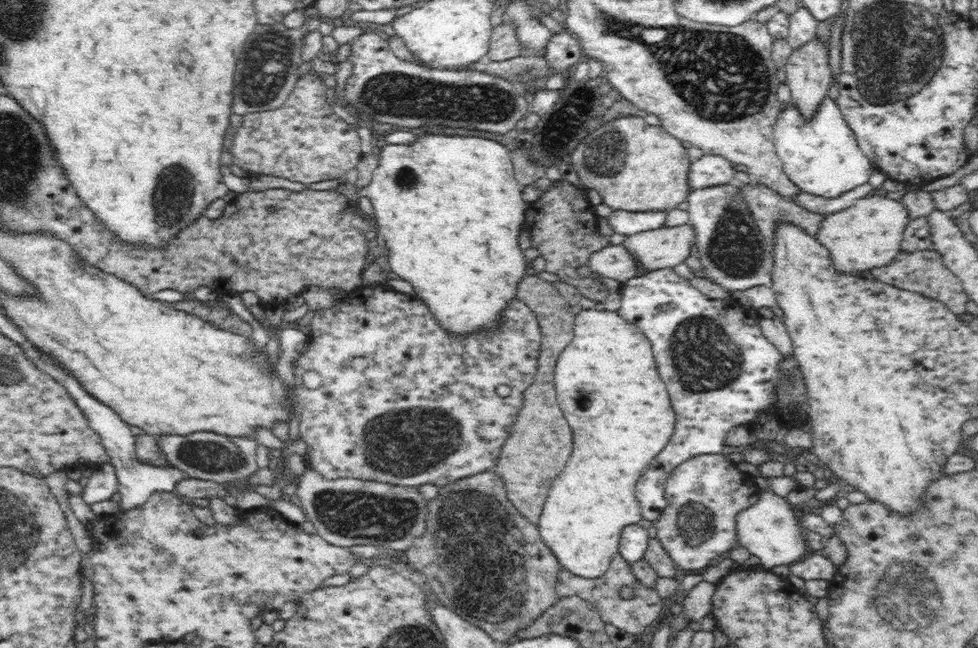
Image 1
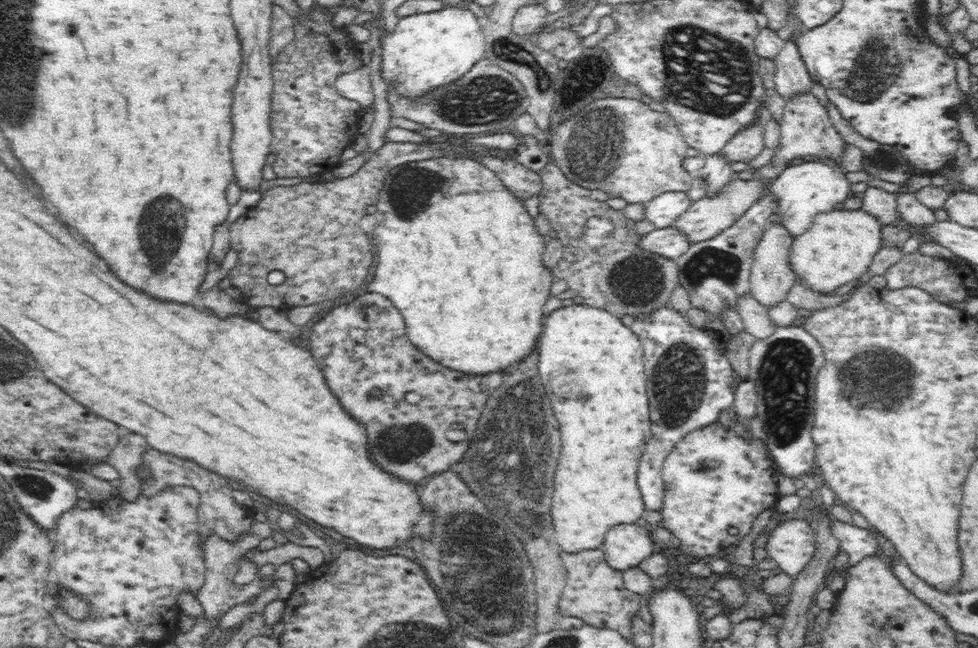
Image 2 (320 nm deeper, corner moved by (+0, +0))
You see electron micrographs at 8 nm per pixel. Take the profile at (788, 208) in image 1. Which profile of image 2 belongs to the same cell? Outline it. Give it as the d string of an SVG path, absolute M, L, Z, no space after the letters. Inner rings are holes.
M769 223L766 230L756 245L750 278L750 295L758 300L760 305L770 308L777 306L780 302L787 300L788 292L798 282L796 273L789 265L789 252L794 240L781 224Z

